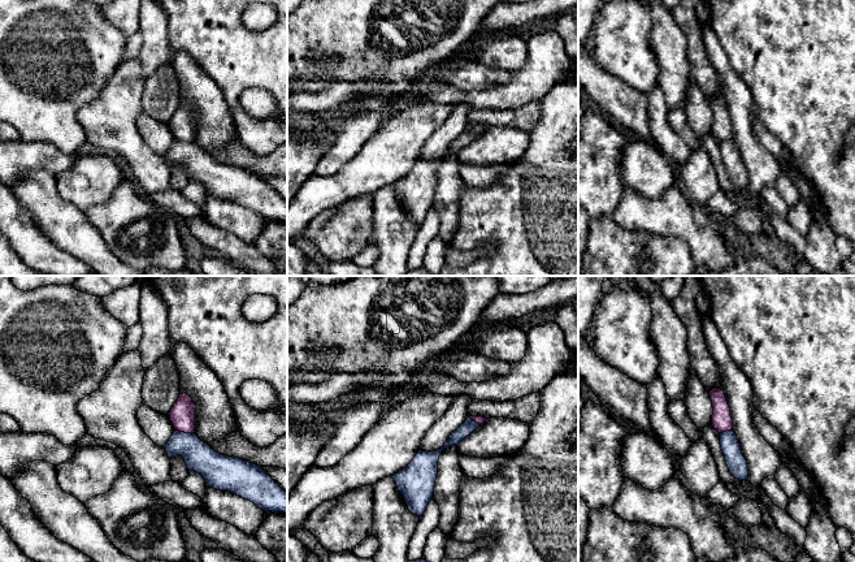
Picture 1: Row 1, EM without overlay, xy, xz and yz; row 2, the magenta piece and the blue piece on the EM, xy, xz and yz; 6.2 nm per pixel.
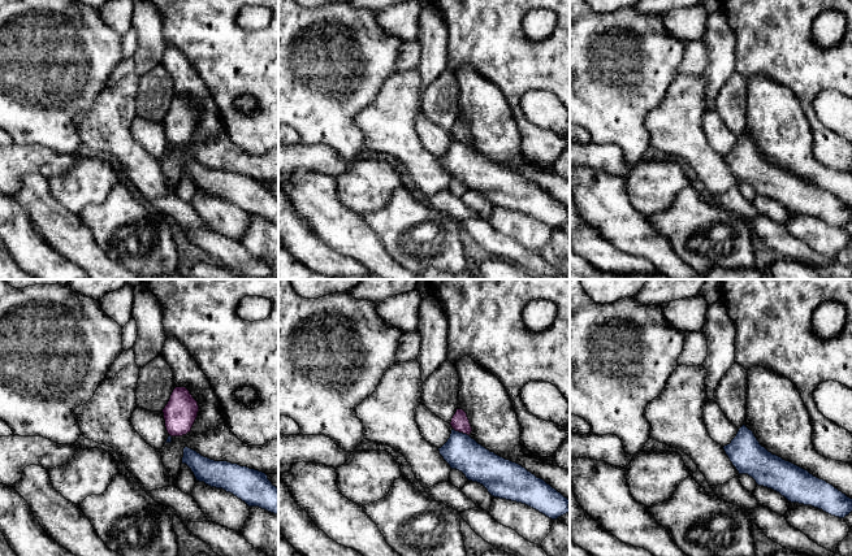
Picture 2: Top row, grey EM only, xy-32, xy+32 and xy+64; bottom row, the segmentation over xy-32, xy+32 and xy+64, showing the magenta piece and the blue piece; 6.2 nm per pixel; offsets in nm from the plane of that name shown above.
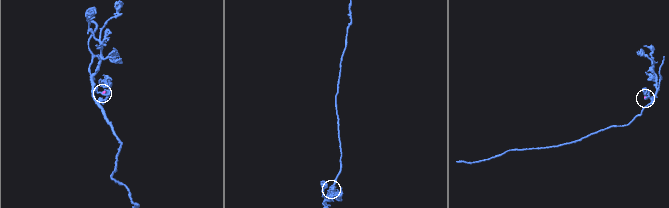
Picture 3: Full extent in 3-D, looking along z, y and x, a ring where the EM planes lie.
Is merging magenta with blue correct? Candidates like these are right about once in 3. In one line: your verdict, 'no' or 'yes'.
no

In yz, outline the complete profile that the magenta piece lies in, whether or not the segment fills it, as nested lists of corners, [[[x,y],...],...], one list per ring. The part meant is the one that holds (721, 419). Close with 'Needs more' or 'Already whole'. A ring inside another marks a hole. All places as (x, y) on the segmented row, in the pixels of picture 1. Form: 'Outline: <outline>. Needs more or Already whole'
Outline: [[[715,388],[709,393],[713,415],[712,415],[712,427],[719,432],[726,432],[733,429],[733,419],[730,415],[730,407],[728,405],[724,390]]]. Already whole

